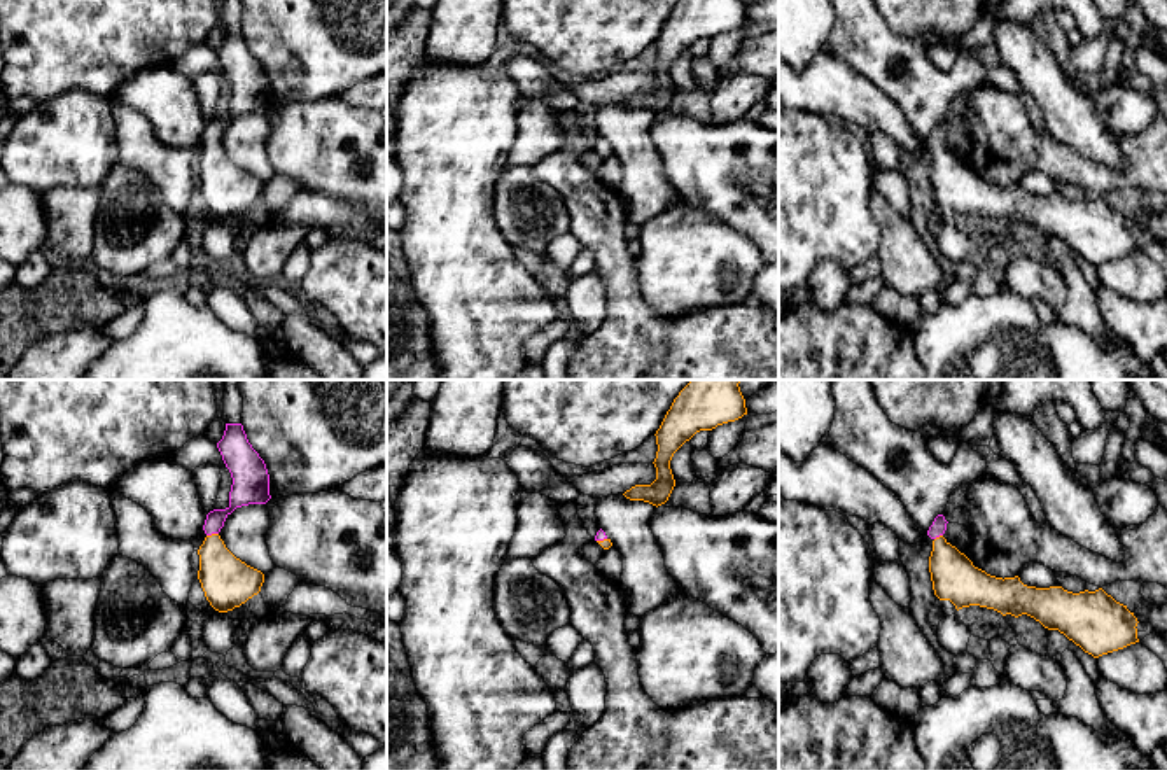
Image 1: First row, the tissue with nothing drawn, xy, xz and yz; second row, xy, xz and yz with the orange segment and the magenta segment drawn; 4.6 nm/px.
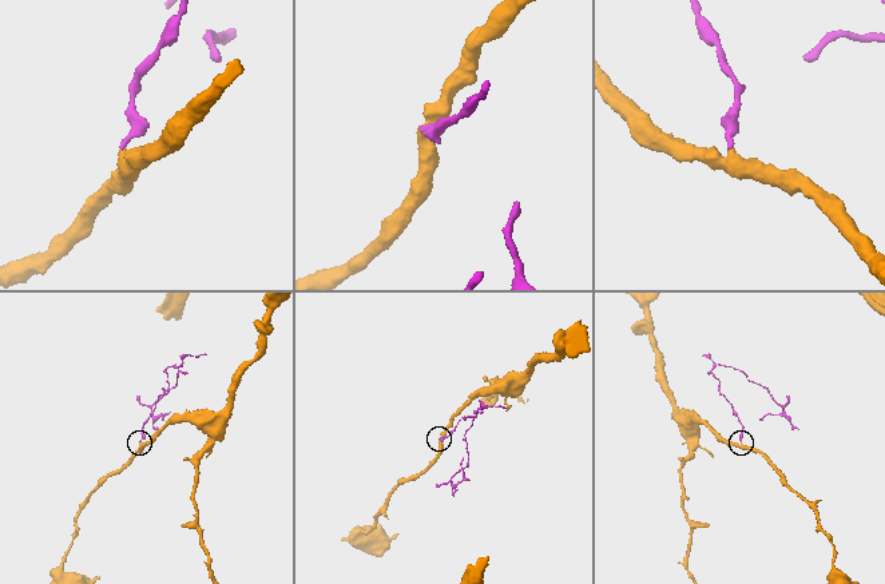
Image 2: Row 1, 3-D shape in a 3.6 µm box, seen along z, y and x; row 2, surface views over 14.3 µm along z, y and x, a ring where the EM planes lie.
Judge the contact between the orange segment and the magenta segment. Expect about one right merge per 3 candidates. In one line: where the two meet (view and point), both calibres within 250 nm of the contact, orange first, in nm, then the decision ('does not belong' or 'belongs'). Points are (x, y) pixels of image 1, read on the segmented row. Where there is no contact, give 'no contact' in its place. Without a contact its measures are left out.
meets orange in xy at (212, 534); 240 nm thick on the orange side, 130 nm on the other; belongs

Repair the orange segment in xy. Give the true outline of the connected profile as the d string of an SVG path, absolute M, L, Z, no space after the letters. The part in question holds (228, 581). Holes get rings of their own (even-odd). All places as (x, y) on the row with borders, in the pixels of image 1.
M226 424L217 448L231 472L233 485L229 506L206 514L203 525L206 537L198 550L198 579L210 606L219 612L227 612L261 592L264 574L236 558L219 532L236 508L266 504L271 495L266 464L248 443L241 424Z

